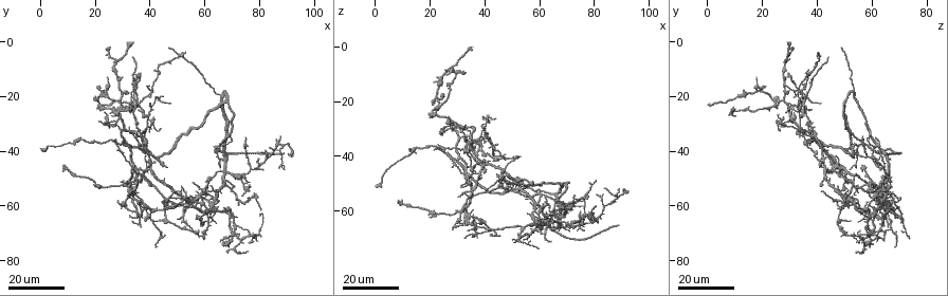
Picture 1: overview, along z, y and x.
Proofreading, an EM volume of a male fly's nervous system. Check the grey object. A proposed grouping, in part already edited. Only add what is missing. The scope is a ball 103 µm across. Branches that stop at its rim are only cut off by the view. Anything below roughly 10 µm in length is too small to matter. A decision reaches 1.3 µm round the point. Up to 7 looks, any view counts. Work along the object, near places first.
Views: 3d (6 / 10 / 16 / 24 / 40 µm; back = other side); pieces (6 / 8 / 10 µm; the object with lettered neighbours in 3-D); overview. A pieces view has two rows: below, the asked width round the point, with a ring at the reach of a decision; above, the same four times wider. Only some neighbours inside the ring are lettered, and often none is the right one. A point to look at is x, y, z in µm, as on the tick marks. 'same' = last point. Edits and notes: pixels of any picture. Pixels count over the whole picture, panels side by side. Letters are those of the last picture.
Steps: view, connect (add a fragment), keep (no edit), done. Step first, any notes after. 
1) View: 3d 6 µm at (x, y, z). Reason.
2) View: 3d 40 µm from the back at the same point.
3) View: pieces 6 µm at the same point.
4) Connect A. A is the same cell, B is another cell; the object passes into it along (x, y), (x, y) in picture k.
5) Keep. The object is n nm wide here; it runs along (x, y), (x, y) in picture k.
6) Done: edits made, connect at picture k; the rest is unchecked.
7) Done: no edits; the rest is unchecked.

View: 3d 24 µm at (59, 72, 64). Long arm stops here.

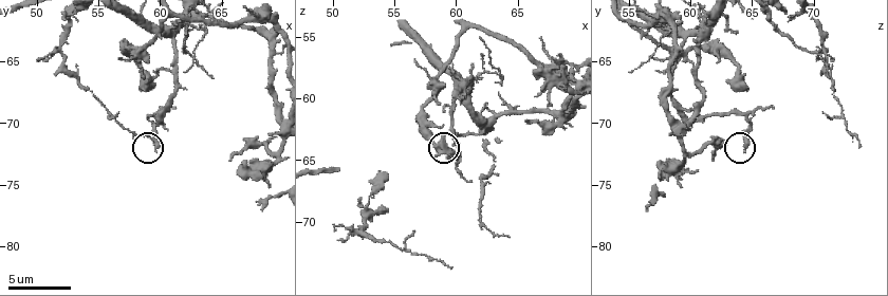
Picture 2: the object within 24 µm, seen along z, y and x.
View: pieces 6 µm at (59.8, 72.2, 64.4).

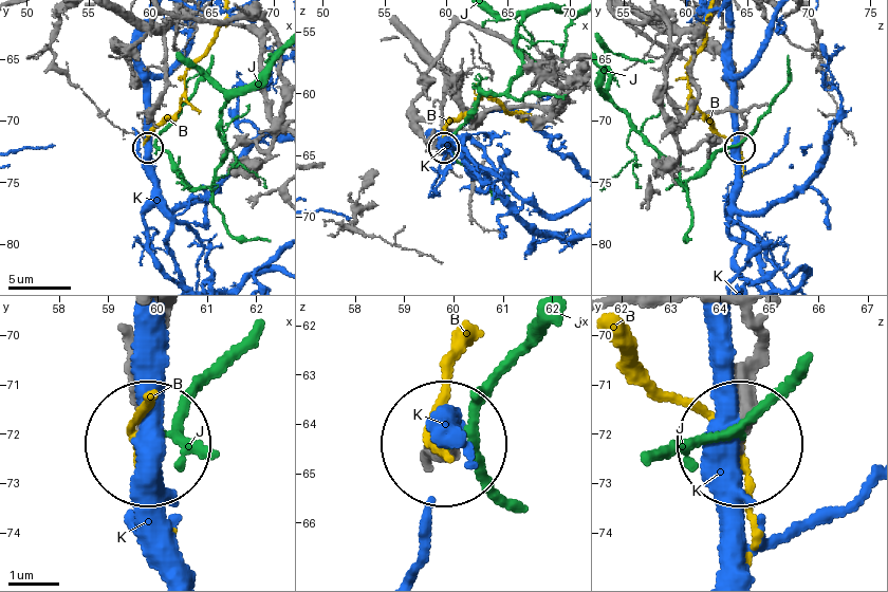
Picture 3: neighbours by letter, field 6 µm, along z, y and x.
Keep. B, J and K are other cells; it runs along (144, 20), (165, 41), (148, 145) in picture 3; none of them fits.

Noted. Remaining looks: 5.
View: 3d 6 µm at (65.6, 73.0, 62.0). Thin end.

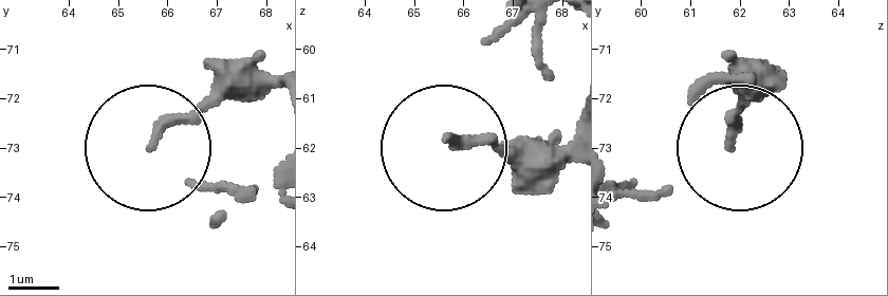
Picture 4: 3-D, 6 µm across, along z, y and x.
View: pieces 10 µm at (65.80, 72.85, 61.85). See the neighbours.

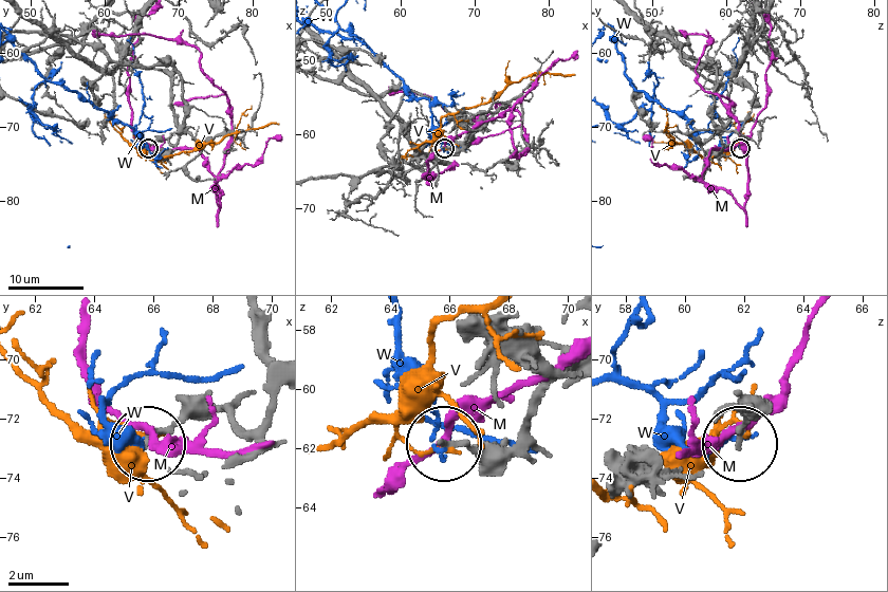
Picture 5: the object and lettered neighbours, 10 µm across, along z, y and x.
Keep. M, V and W are other cells; no lettered fragment goes on from it.

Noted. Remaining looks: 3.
View: 3d 6 µm at (68.4, 76.8, 56.6). Branch stops here.

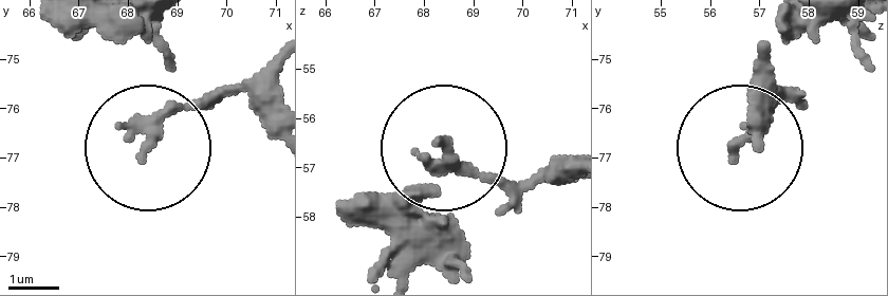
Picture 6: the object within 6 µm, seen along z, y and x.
View: pieces 6 µm at (68.35, 76.95, 56.45).

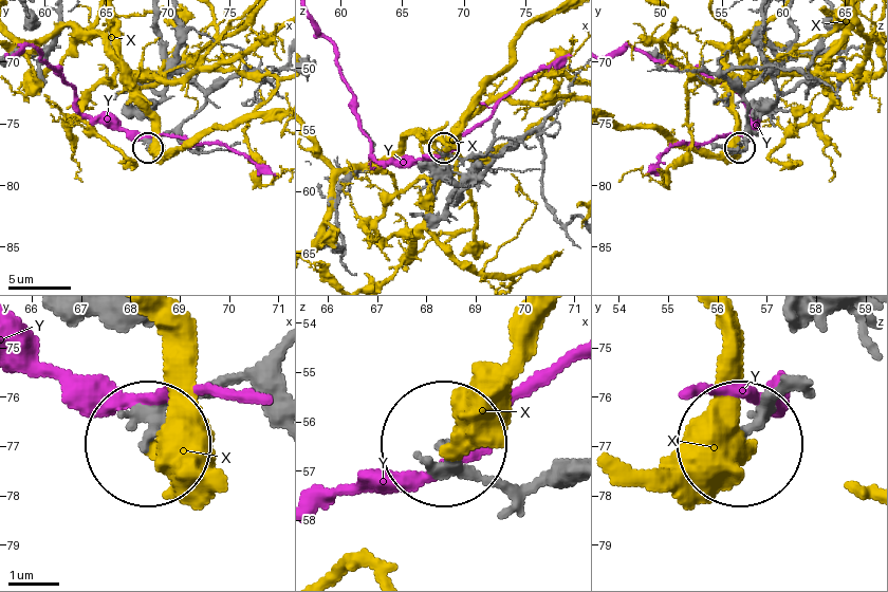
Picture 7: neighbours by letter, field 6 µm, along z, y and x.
Keep. X and Y are other cells; it runs along (532, 477), (481, 477), (448, 447) in picture 7; none of them fits.

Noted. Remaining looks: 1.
Done: no edits; the rest is unchecked.

